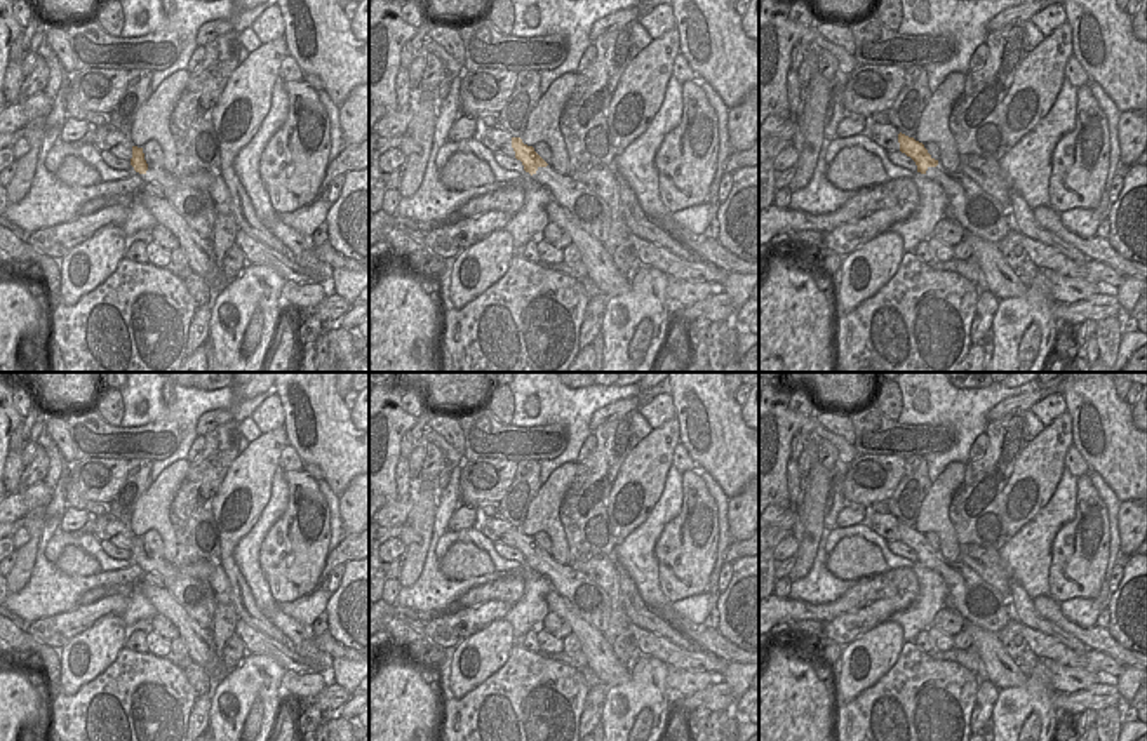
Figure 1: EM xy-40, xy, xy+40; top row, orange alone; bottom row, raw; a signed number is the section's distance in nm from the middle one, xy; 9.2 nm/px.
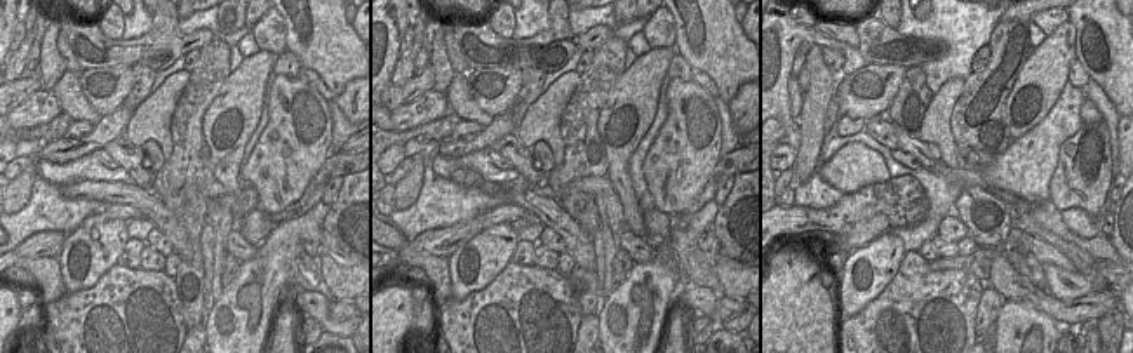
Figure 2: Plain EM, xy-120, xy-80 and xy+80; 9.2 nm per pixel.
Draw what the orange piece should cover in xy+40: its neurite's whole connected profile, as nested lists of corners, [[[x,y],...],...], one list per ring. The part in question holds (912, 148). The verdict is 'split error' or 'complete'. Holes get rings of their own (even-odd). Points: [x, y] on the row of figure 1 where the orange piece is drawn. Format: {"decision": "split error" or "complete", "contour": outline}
{"decision": "split error", "contour": [[[900,132],[898,143],[900,151],[916,162],[917,172],[943,188],[949,198],[949,209],[966,233],[992,244],[1001,244],[1013,228],[1009,205],[1004,207],[964,174],[949,174],[940,160],[935,160],[924,144],[914,137]]]}

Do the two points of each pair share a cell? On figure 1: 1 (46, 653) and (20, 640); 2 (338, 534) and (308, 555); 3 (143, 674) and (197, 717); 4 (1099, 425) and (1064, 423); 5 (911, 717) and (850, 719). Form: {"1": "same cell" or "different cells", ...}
{"1": "same cell", "2": "different cells", "3": "different cells", "4": "different cells", "5": "same cell"}

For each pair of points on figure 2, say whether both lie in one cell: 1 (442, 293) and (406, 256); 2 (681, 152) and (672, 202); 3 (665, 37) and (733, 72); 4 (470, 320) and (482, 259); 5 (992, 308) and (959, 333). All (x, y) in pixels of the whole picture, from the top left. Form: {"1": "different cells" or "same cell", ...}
{"1": "same cell", "2": "same cell", "3": "different cells", "4": "different cells", "5": "different cells"}

